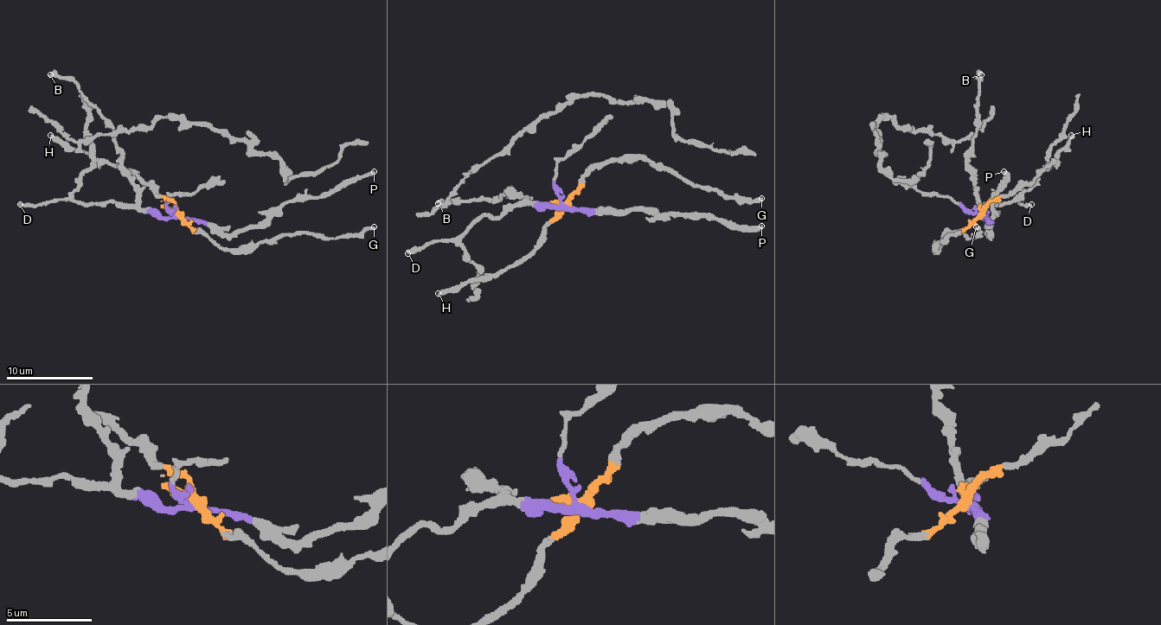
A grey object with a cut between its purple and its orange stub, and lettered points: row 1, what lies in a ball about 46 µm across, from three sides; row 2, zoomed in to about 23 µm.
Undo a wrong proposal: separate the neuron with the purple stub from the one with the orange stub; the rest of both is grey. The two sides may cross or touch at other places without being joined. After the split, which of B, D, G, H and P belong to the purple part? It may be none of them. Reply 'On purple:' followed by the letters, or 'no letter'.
On purple: B, D, P

